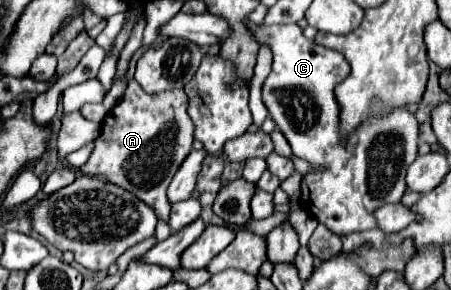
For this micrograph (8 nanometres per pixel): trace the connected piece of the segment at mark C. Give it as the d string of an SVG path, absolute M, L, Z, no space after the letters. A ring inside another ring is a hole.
M297 24L259 26L253 34L259 44L269 44L273 50L273 70L263 84L263 102L271 118L289 140L293 154L307 160L313 168L321 168L321 172L303 176L301 202L337 236L377 228L373 212L383 204L399 202L407 190L405 172L417 158L417 118L407 108L383 114L379 100L375 100L365 126L343 136L335 86L351 70L345 56L307 40Z

